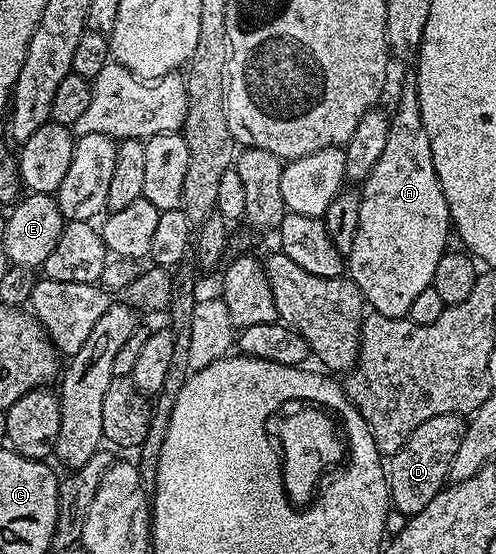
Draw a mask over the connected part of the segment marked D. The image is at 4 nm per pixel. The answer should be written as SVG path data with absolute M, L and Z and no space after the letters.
M457 415L428 417L424 425L416 425L397 453L389 456L386 484L390 486L390 502L395 512L399 511L402 517L420 513L420 509L447 486L452 457L456 457L456 449L460 449L463 430L463 420Z

